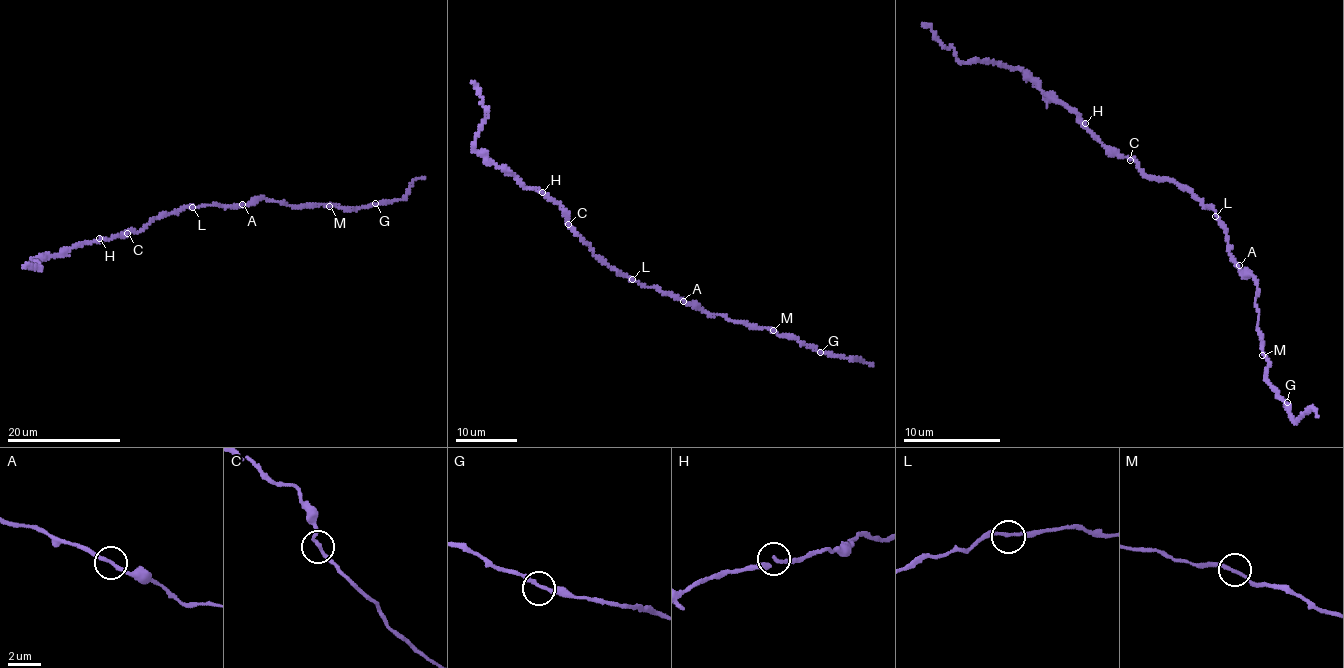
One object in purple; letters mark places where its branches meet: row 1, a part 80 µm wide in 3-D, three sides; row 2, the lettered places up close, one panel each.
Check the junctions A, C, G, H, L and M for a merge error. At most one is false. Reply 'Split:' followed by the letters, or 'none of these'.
Split: none of these

